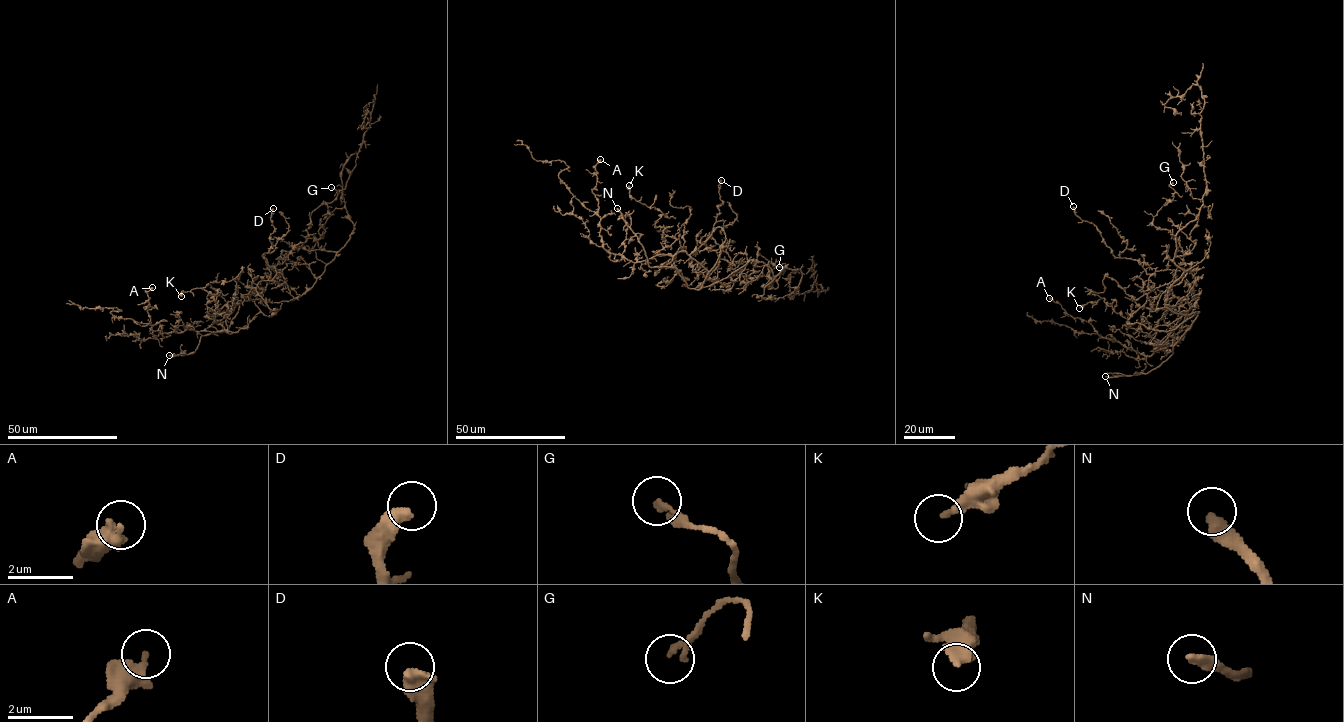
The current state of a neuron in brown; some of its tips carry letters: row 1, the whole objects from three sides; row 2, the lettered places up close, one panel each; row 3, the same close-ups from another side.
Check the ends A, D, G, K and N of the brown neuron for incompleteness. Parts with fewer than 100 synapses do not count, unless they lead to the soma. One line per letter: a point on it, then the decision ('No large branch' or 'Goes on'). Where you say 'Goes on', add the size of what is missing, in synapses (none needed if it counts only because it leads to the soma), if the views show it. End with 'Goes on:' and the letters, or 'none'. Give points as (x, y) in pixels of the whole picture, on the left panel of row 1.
A: Place: (152, 287). No large branch
D: Place: (273, 208). No large branch
G: Place: (331, 187). No large branch
K: Place: (181, 296). No large branch
N: Place: (169, 355). Goes on
Goes on: N

